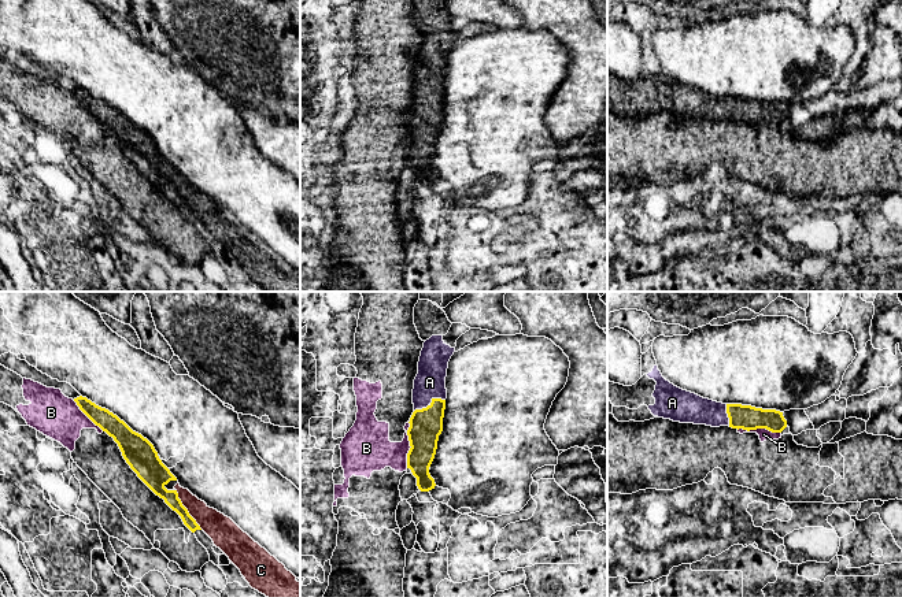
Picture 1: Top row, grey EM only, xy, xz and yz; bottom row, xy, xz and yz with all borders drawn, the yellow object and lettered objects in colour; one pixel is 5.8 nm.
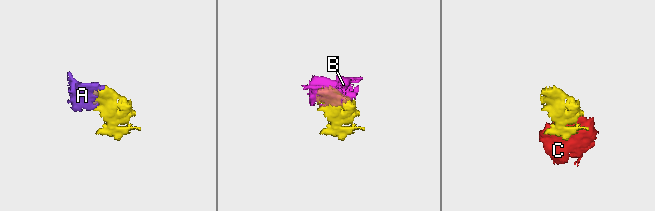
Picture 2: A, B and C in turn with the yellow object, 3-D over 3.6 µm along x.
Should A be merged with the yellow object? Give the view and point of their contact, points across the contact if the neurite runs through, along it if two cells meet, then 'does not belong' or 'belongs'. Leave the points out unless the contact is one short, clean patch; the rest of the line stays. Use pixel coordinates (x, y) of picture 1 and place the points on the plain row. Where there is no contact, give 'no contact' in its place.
xz (431, 96) | belongs

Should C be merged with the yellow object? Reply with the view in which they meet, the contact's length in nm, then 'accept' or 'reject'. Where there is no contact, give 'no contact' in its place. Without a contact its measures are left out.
contact in xy; length 280 nm; accept

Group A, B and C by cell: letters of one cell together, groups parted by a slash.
A C / B

